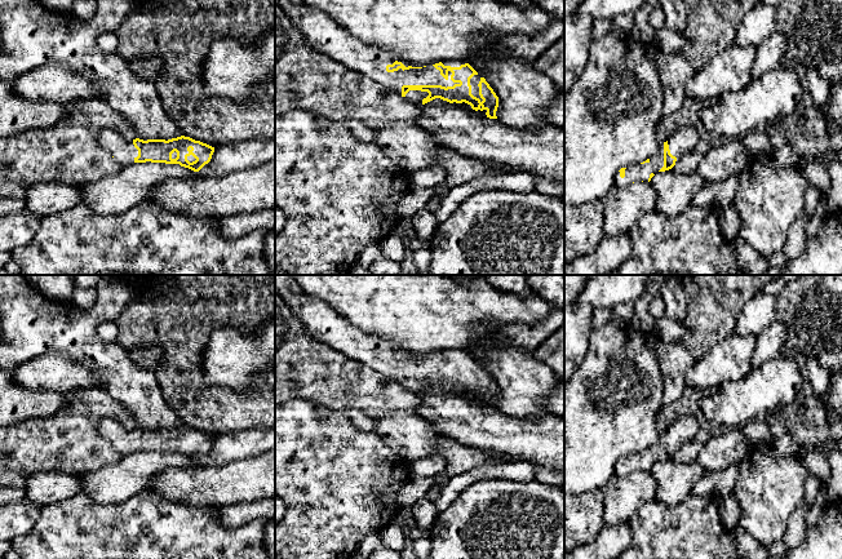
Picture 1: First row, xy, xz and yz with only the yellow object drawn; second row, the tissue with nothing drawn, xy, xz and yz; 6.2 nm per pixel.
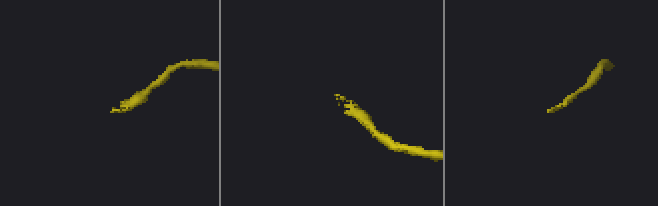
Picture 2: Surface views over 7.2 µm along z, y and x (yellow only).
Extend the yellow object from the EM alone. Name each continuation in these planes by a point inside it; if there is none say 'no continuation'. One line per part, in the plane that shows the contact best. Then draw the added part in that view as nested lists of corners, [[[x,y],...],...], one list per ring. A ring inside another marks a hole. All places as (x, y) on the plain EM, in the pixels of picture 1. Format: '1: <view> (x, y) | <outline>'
1: xz (322, 322) | [[[275,275],[275,290],[314,338],[399,383],[403,374],[460,373],[451,369],[451,360],[446,369],[434,355],[387,361],[386,355],[395,351],[389,341],[363,332],[324,301],[306,294],[293,275]]]

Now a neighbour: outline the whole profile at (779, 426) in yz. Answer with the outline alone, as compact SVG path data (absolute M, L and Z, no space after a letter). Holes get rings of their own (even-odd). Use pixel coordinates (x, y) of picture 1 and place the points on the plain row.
M775 418L768 421L768 423L774 439L786 435L794 430L793 425L786 418Z

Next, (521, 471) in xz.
M524 461L475 467L460 475L455 475L447 482L440 489L438 500L434 502L435 509L438 511L446 510L469 485L488 478L501 478L517 482L537 480L532 465Z

